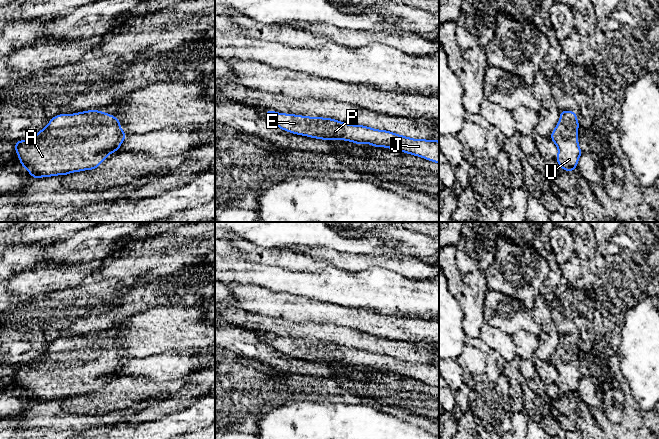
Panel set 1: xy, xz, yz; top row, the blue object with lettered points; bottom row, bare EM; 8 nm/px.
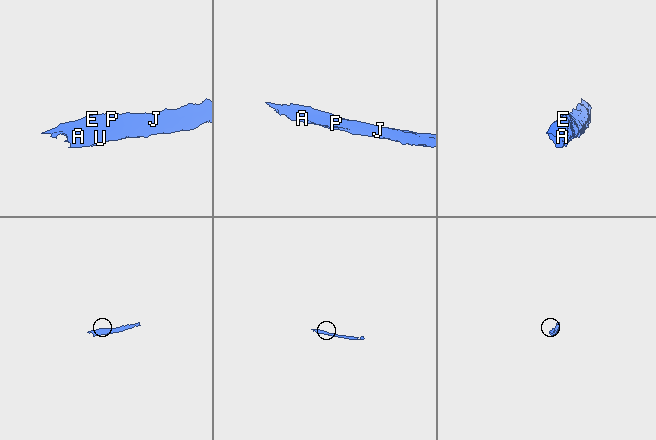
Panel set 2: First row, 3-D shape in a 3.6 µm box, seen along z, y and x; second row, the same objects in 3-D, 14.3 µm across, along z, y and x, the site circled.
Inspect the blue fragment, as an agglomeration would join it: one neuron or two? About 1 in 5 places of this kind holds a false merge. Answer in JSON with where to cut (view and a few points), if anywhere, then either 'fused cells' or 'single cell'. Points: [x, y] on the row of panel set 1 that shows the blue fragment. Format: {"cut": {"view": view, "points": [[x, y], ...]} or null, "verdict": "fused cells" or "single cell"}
{"cut": null, "verdict": "single cell"}

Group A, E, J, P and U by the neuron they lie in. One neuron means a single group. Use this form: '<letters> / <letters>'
A E J P U

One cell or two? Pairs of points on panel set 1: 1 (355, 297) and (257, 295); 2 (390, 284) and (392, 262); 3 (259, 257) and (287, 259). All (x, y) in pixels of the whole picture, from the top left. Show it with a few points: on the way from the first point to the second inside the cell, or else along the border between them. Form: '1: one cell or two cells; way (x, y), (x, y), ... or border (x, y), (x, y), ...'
1: two cells; border (280, 291), (326, 302)
2: two cells; border (384, 267), (413, 279)
3: one cell; way (266, 257), (280, 257)

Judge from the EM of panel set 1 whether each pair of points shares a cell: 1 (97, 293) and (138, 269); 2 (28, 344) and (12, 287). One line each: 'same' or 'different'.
1: same
2: different

